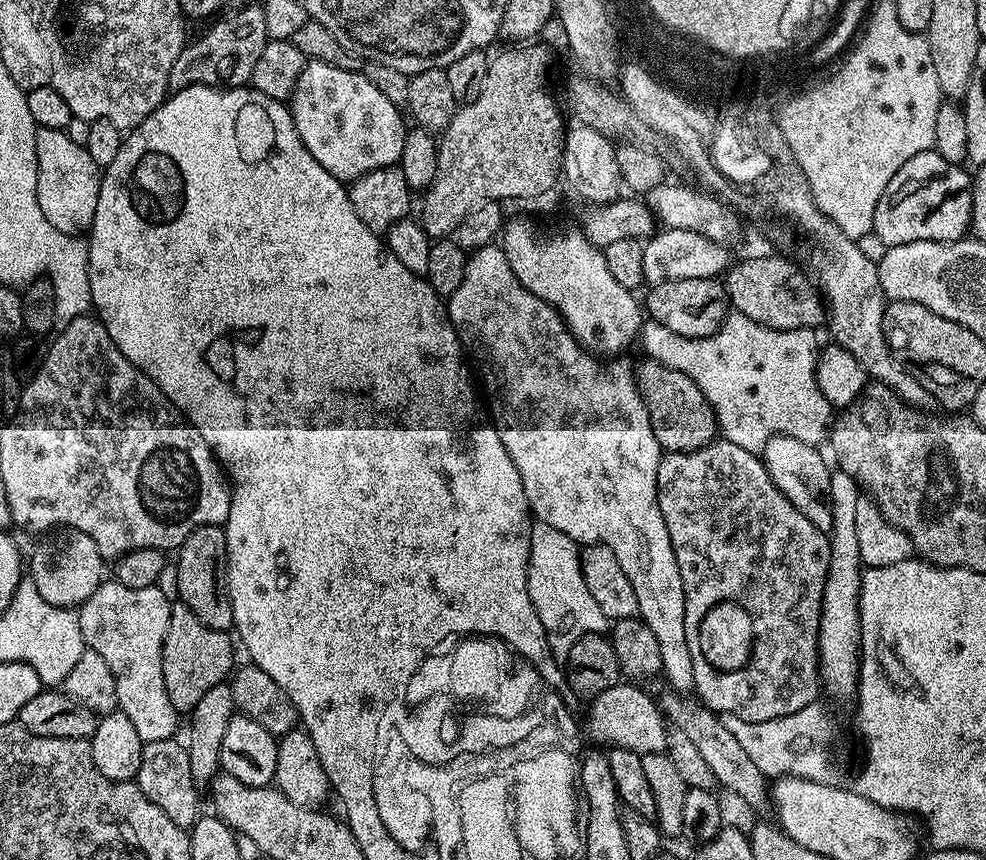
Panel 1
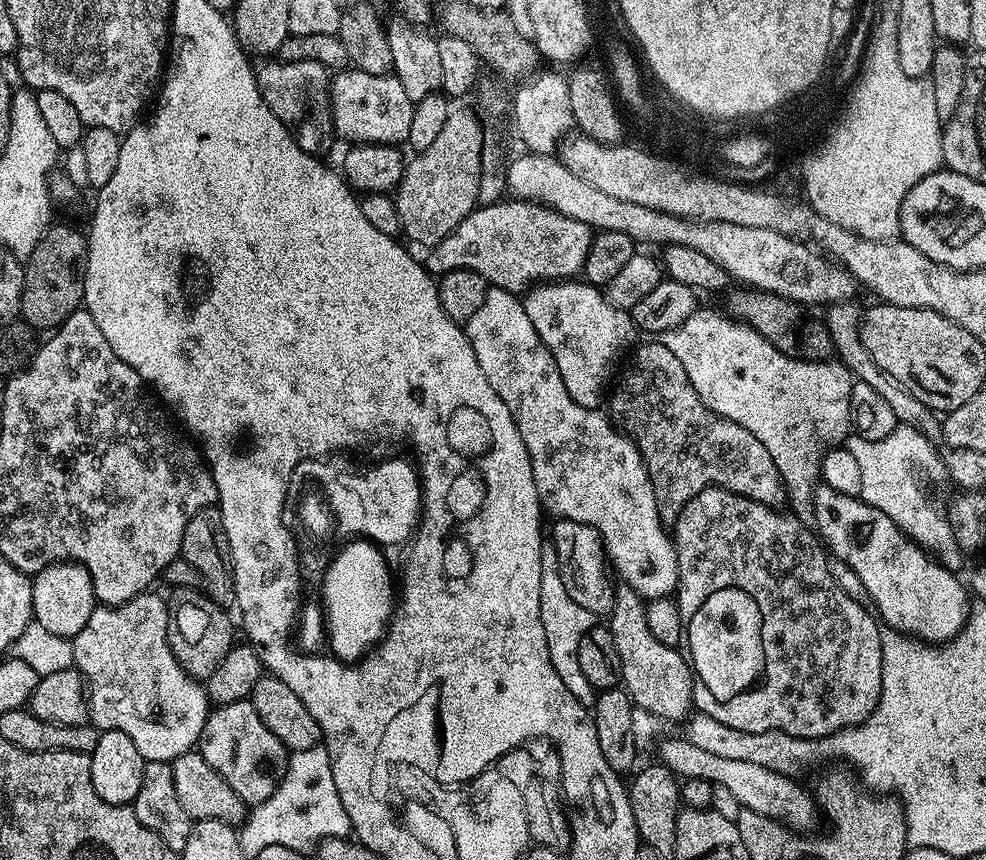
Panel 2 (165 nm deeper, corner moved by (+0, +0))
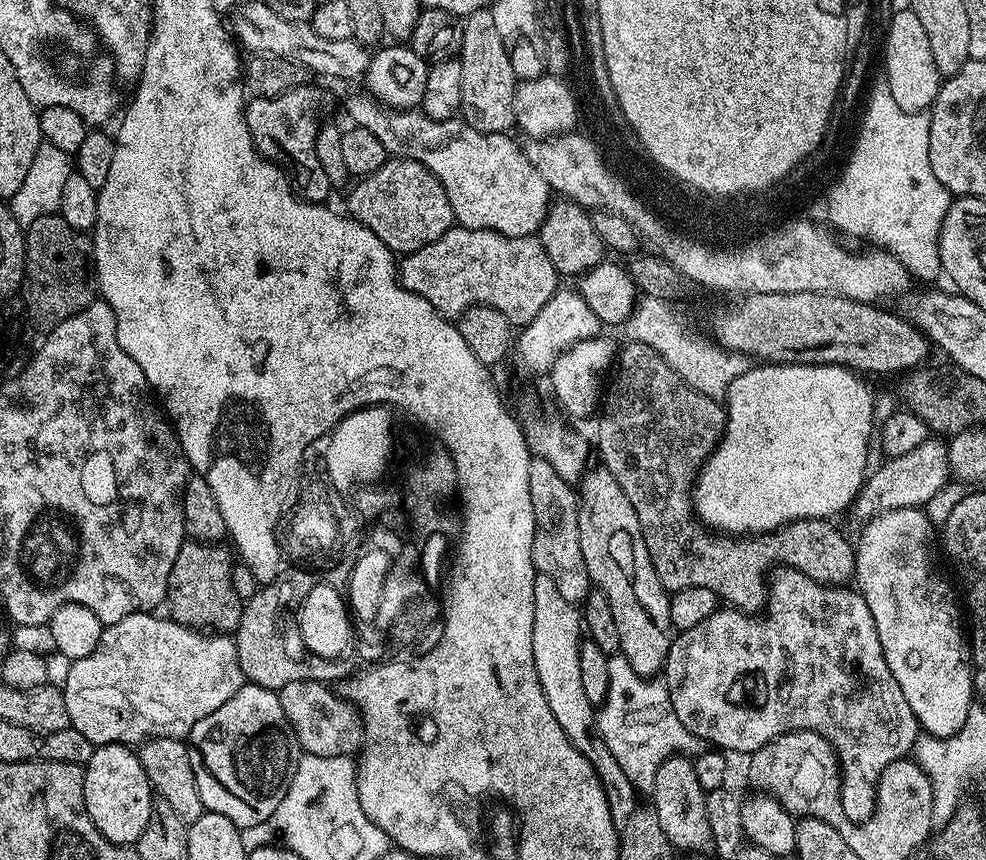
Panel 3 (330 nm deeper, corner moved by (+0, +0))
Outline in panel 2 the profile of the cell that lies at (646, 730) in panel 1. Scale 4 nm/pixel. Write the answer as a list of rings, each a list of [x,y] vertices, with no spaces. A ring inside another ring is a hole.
[[[687,739],[659,741],[660,756],[665,768],[675,772],[680,778],[706,778],[711,780],[717,788],[730,790],[734,798],[738,798],[741,809],[749,812],[757,812],[771,820],[778,820],[787,828],[800,834],[808,834],[813,831],[818,817],[818,805],[813,793],[808,792],[800,784],[795,784],[791,775],[766,770],[766,766],[754,766],[754,762],[737,762],[731,758],[718,758],[714,754],[706,754],[698,746],[689,743]]]

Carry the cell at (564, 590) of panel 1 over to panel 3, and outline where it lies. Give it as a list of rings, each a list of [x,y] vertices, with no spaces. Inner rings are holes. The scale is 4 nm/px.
[[[537,572],[534,578],[534,666],[538,670],[538,680],[542,682],[546,700],[550,702],[550,710],[554,710],[558,724],[600,777],[612,819],[622,824],[638,806],[638,793],[606,746],[600,733],[597,709],[590,698],[586,698],[586,690],[582,690],[582,669],[578,666],[582,643],[580,632],[582,636],[581,609],[562,598],[558,586],[554,586],[554,578]]]

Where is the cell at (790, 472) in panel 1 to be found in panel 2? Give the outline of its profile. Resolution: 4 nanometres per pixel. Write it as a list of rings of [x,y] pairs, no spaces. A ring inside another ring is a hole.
[[[820,482],[812,489],[810,511],[816,519],[814,528],[823,547],[835,559],[846,562],[846,566],[854,570],[854,574],[858,574],[864,587],[863,595],[872,599],[871,607],[875,615],[883,623],[885,620],[888,623],[885,625],[891,631],[903,632],[906,636],[914,636],[933,646],[950,641],[961,632],[970,611],[969,589],[965,585],[965,589],[960,585],[961,577],[957,573],[942,567],[937,560],[931,559],[928,553],[919,548],[901,528],[896,526],[890,518],[886,518],[882,510],[874,510],[874,506],[865,504],[863,500],[842,494],[828,484]]]

